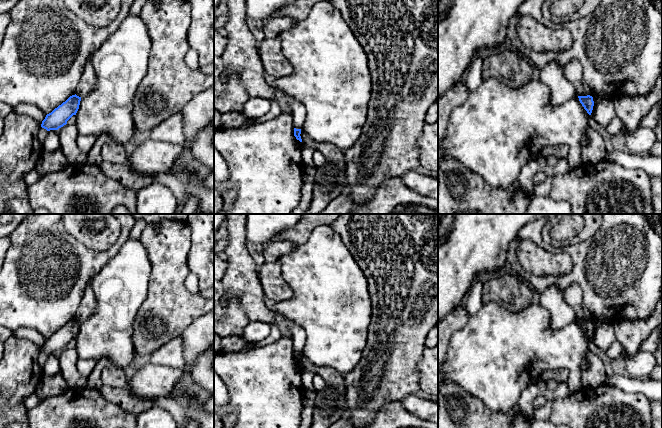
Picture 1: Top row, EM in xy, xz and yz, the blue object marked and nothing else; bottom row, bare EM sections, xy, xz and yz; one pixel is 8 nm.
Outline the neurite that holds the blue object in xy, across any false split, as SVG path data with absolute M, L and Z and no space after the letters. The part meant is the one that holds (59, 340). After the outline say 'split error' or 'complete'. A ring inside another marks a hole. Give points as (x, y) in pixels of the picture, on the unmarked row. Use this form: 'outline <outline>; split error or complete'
outline M76 318L70 320L65 326L46 339L41 351L47 355L58 354L63 351L73 339L76 339L80 325L81 321Z; complete

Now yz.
outline M587 319L587 320L578 320L578 322L584 333L587 335L587 337L591 339L594 330L593 321Z; complete

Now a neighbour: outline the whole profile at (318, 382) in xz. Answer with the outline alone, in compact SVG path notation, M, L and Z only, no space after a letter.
M315 374L313 377L313 386L315 392L320 391L325 388L325 381L321 376Z

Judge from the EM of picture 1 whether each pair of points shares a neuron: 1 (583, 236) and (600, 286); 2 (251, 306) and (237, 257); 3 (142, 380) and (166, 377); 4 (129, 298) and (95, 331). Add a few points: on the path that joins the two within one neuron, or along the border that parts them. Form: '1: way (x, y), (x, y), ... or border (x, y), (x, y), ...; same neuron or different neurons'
1: border (601, 224), (600, 228), (587, 240), (569, 244); different neurons
2: way (250, 294), (243, 284), (242, 269); same neuron
3: way (148, 380), (160, 380); same neuron
4: way (121, 306), (103, 324); same neuron

